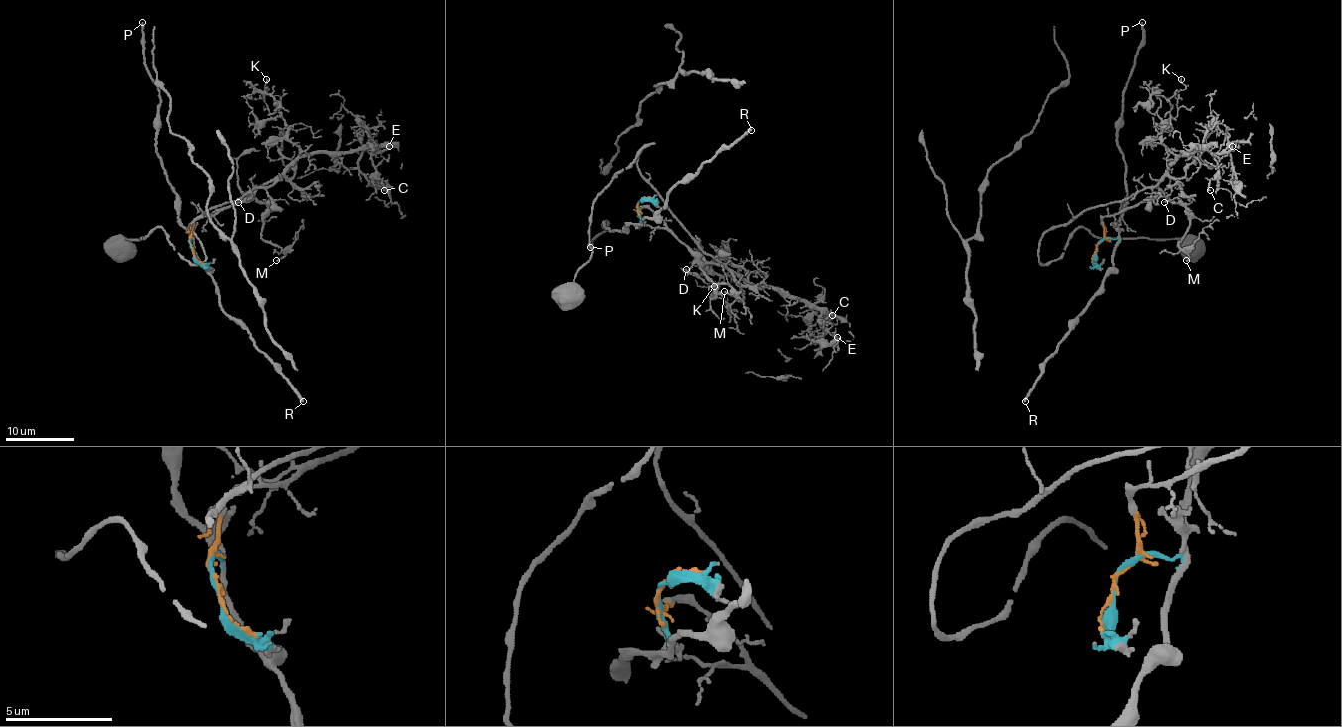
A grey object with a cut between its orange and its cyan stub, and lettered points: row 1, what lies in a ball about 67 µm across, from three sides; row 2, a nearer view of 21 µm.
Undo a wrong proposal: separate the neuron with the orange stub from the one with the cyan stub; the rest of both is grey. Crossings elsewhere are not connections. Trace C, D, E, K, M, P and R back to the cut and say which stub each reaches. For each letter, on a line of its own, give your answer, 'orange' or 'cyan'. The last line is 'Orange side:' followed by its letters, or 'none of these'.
C: orange
D: orange
E: orange
K: orange
M: orange
P: cyan
R: cyan
Orange side: C, D, E, K, M

